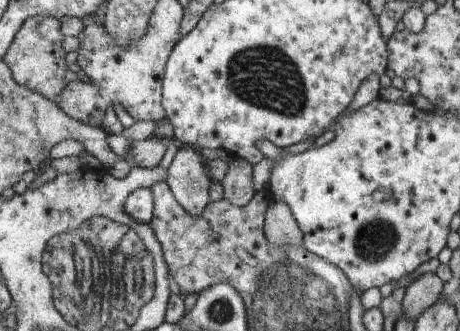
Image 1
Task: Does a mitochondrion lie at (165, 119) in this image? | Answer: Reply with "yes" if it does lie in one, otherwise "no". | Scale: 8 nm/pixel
no

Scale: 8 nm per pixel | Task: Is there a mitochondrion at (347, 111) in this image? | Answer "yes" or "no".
no

